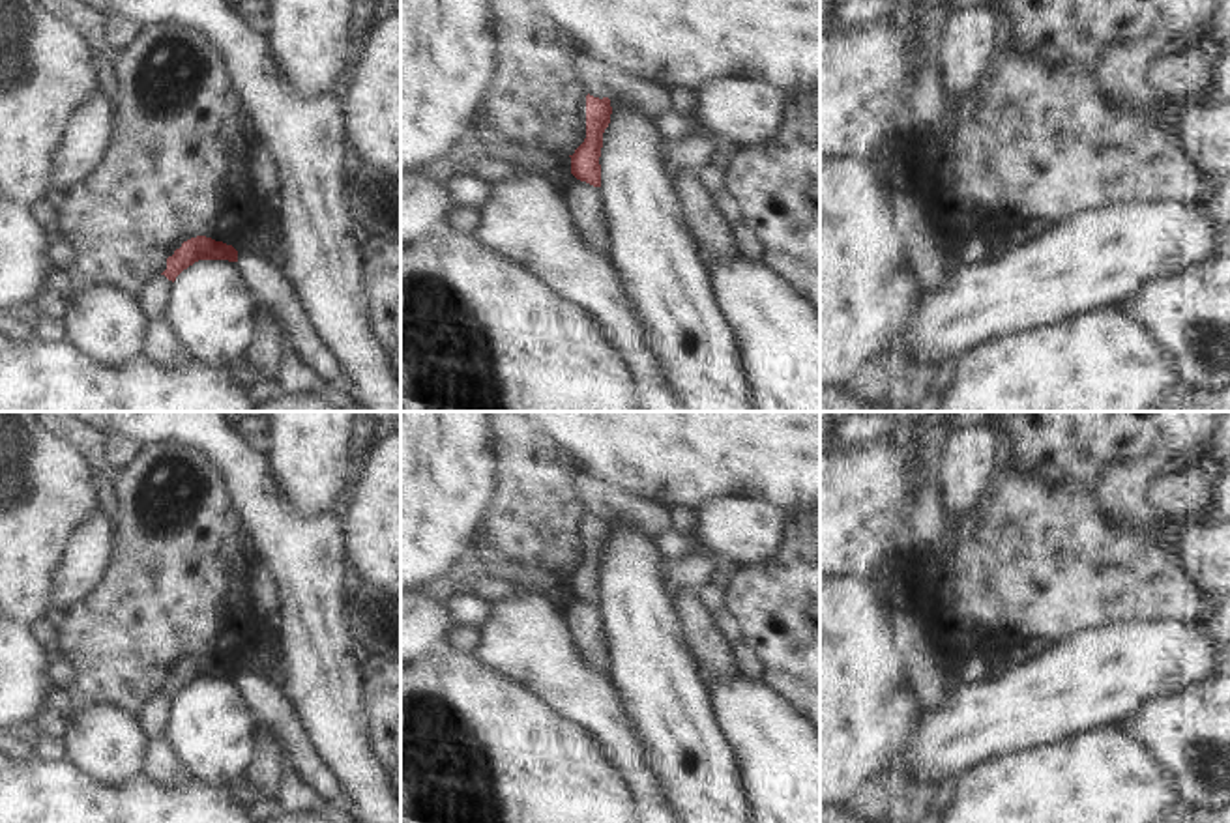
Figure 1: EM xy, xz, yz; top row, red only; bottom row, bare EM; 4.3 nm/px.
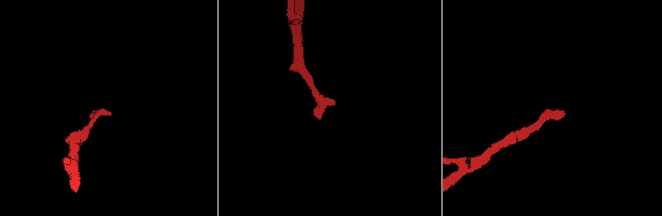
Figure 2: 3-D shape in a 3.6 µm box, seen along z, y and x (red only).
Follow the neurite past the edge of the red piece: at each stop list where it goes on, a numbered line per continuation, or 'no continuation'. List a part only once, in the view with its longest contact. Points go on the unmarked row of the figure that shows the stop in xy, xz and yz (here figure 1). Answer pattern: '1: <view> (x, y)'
no continuation

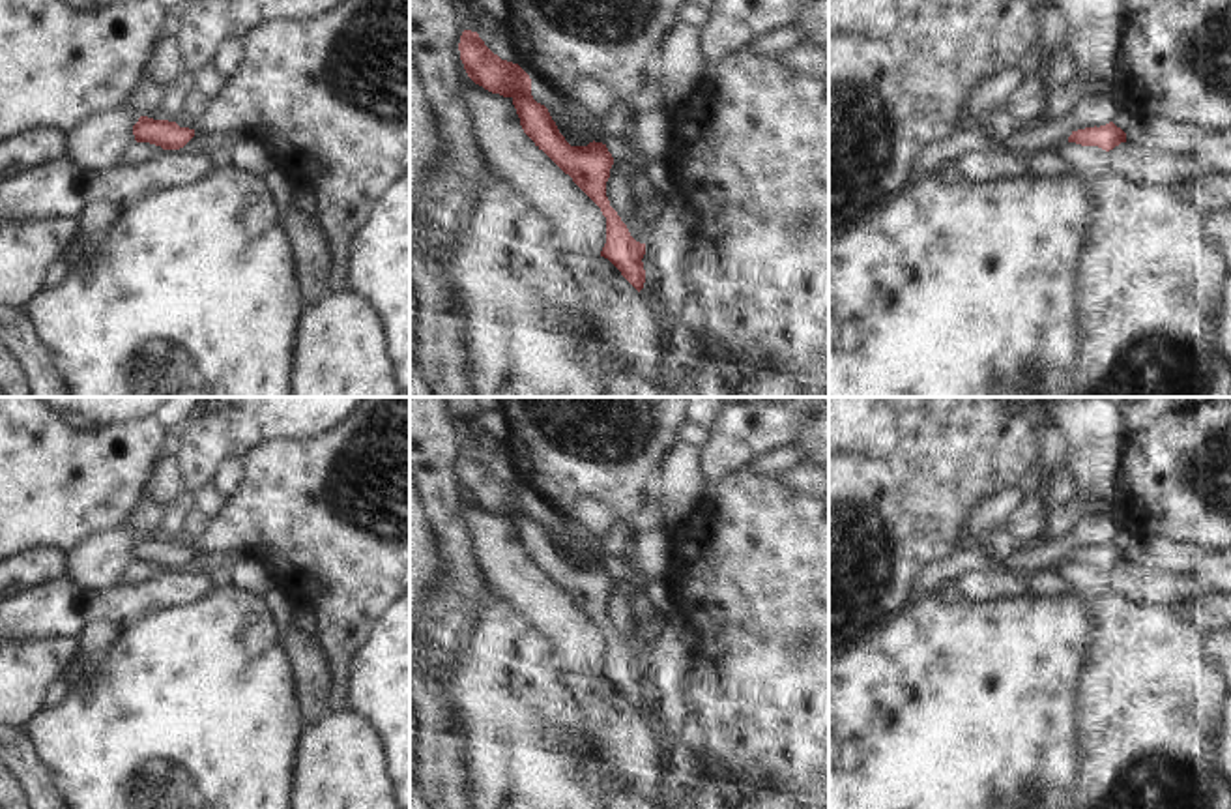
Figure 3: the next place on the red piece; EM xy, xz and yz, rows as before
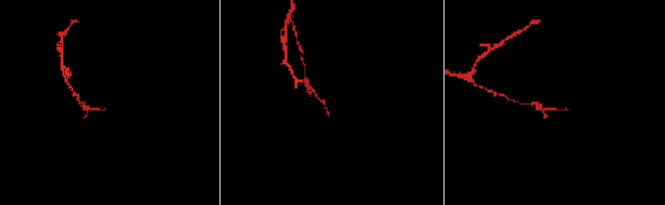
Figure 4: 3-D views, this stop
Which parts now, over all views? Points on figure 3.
no continuation

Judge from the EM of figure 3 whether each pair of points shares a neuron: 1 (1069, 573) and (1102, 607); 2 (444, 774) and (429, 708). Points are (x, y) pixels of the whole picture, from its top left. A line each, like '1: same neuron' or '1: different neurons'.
1: different neurons
2: same neuron

